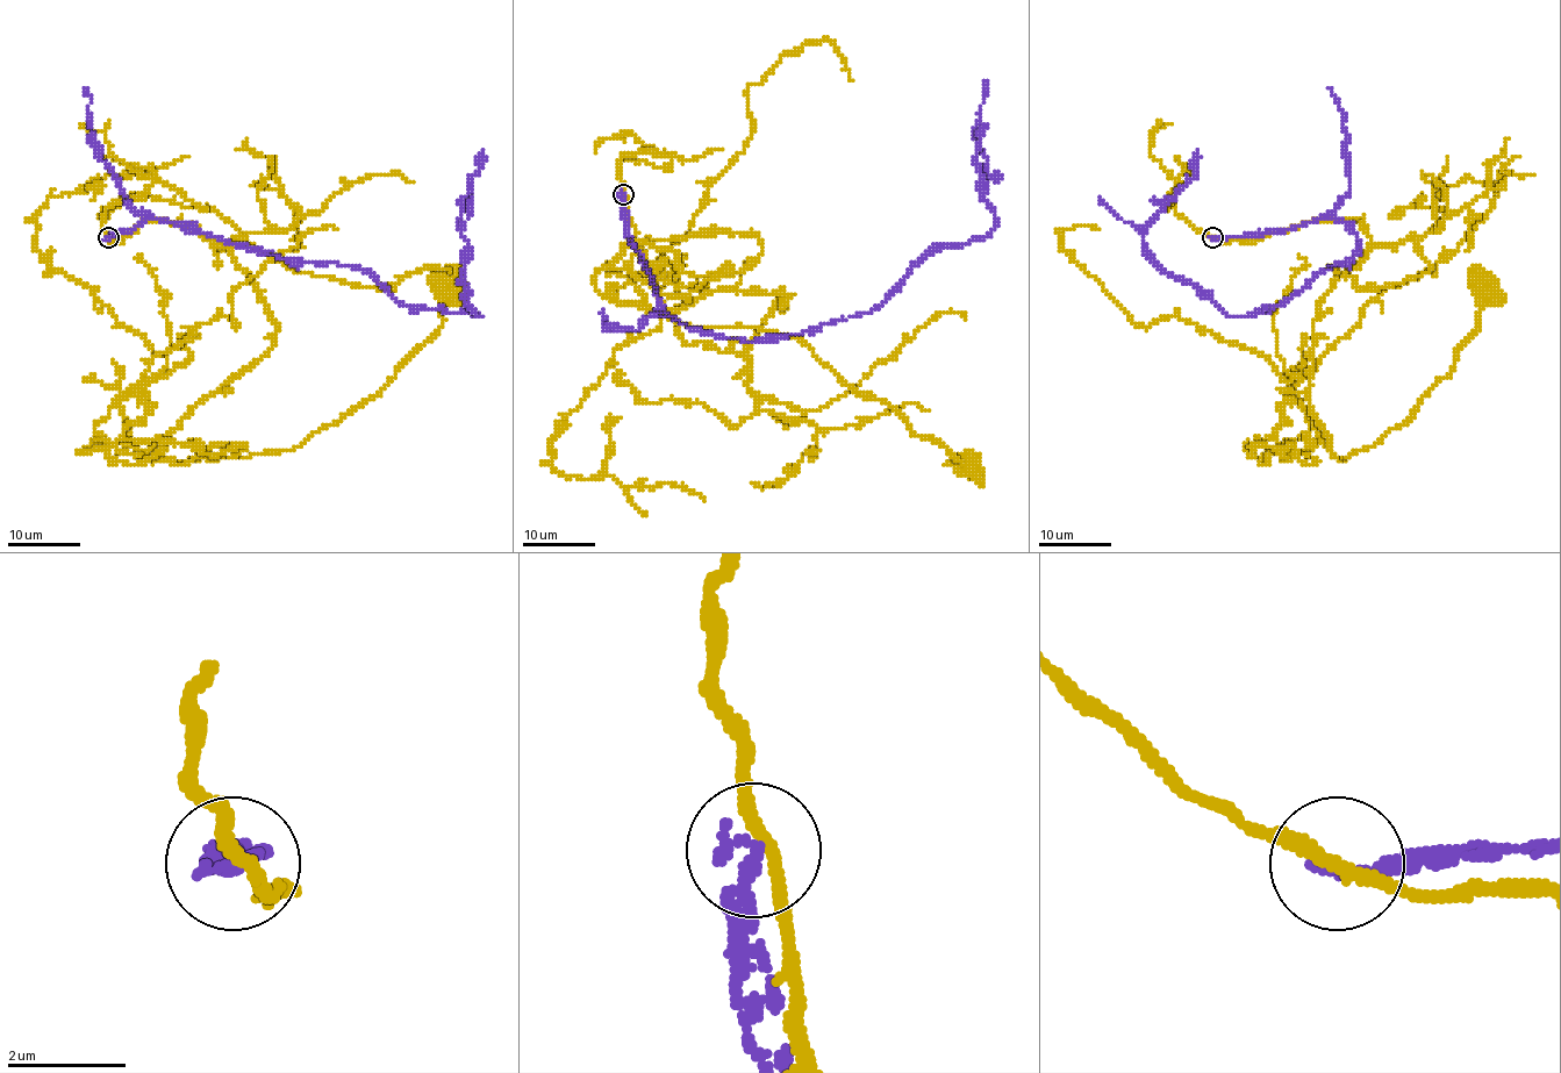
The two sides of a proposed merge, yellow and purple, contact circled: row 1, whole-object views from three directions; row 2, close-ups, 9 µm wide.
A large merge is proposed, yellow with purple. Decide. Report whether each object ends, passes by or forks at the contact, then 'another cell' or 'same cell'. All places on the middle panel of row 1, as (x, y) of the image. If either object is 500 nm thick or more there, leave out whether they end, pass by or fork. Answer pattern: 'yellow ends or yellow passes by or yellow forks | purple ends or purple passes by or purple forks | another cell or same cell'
yellow passes by | purple ends | another cell

